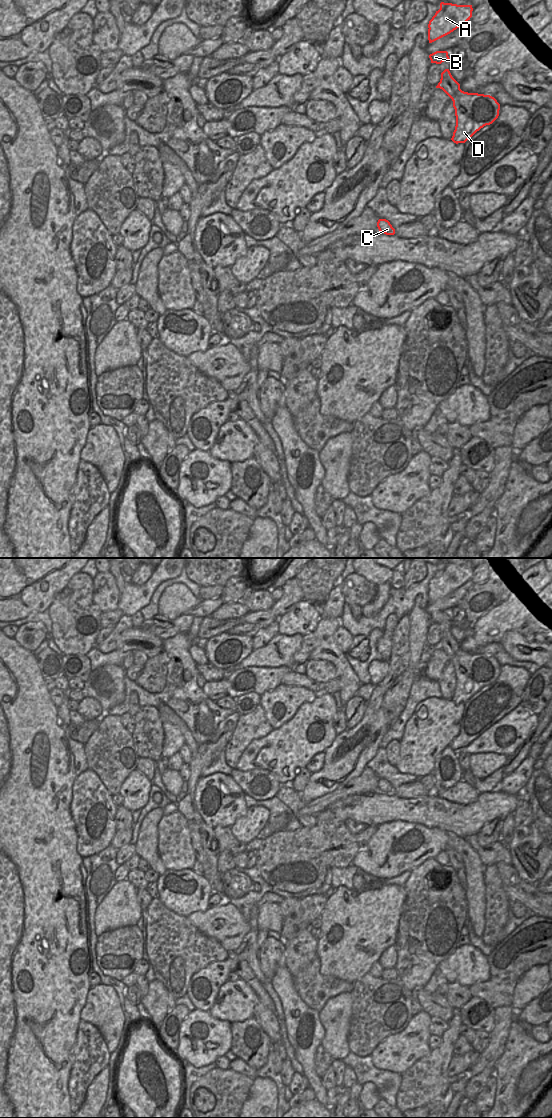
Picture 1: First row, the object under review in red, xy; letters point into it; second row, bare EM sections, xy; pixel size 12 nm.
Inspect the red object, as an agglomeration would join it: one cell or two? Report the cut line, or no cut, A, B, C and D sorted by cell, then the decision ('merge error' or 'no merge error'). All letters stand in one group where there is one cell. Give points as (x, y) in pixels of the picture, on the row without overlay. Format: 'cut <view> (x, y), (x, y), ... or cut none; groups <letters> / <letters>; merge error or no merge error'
cut none; groups A B C D; no merge error

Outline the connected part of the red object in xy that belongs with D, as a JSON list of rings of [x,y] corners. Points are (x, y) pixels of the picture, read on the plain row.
[[[449,629],[441,633],[436,648],[442,649],[453,661],[456,686],[451,700],[456,704],[465,703],[477,691],[492,684],[499,676],[500,664],[494,657],[462,651]]]

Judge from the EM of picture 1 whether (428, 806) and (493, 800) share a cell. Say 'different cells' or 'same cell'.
same cell

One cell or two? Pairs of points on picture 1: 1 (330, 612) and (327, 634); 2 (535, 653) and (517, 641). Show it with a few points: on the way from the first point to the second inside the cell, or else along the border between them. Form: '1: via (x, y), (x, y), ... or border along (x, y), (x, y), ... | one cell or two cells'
1: border along (320, 617), (339, 619) | two cells
2: via (528, 655), (521, 654), (516, 648) | one cell

